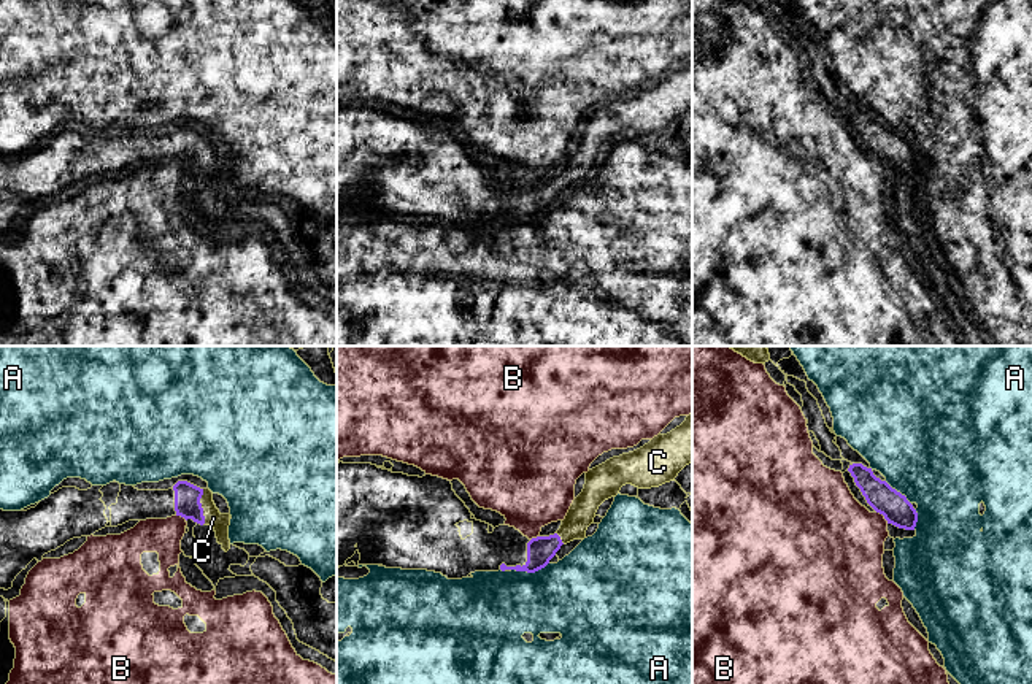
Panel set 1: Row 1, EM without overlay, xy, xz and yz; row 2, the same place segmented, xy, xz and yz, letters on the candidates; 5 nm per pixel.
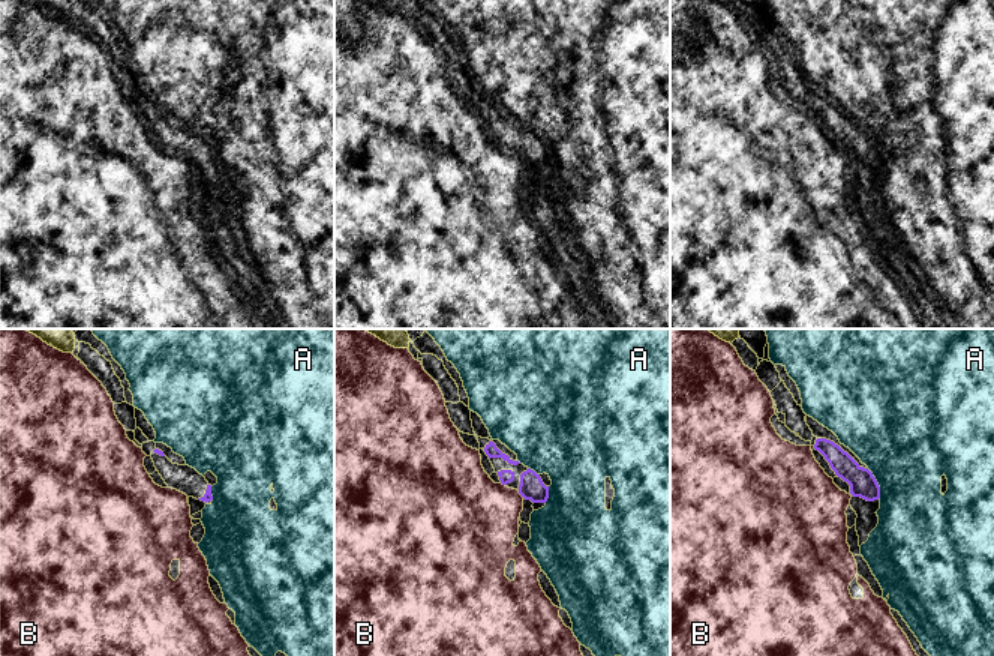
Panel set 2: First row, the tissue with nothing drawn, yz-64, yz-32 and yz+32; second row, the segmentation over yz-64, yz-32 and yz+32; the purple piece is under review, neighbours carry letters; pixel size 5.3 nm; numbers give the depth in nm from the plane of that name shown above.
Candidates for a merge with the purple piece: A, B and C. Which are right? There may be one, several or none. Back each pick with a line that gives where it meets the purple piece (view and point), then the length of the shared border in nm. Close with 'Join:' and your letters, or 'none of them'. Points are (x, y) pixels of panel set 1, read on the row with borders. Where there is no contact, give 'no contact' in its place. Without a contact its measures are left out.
C: xy (200, 507) | 180 nm
Join: C

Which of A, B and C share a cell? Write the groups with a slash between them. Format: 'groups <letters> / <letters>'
groups A / B / C

